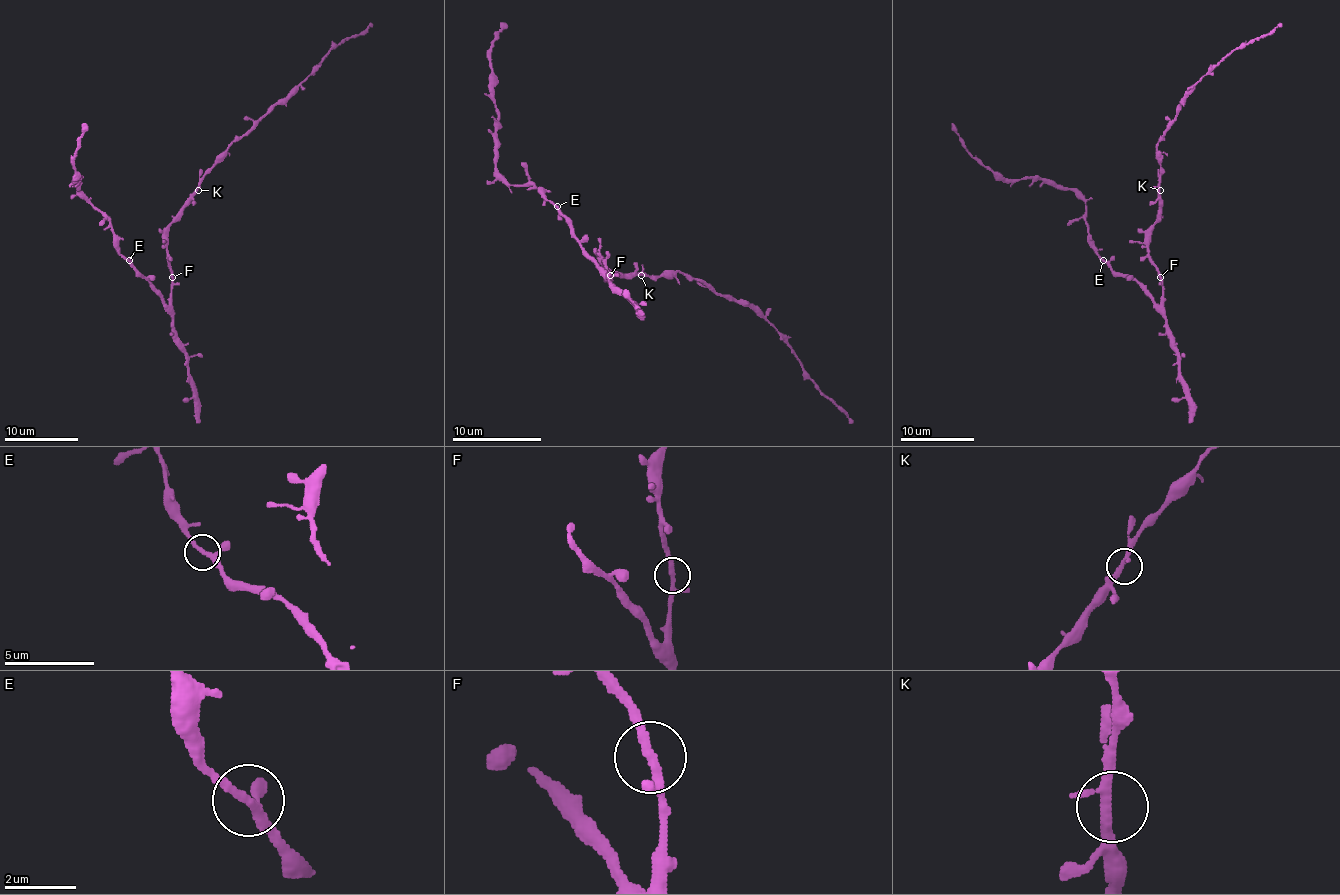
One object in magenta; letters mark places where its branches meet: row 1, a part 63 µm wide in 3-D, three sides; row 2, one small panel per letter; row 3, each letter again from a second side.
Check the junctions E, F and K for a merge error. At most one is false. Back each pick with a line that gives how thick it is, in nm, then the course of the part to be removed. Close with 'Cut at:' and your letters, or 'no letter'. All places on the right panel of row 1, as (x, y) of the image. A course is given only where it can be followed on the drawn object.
Cut at: no letter

